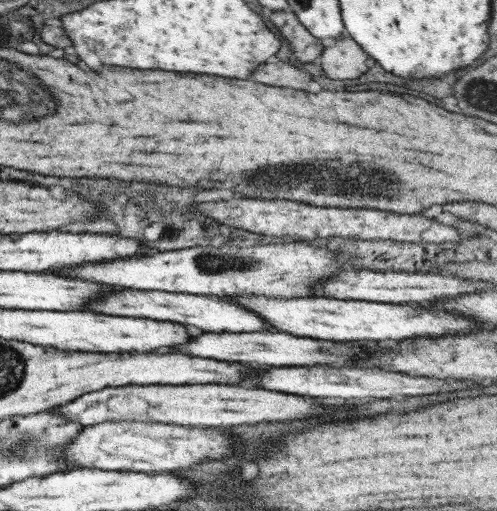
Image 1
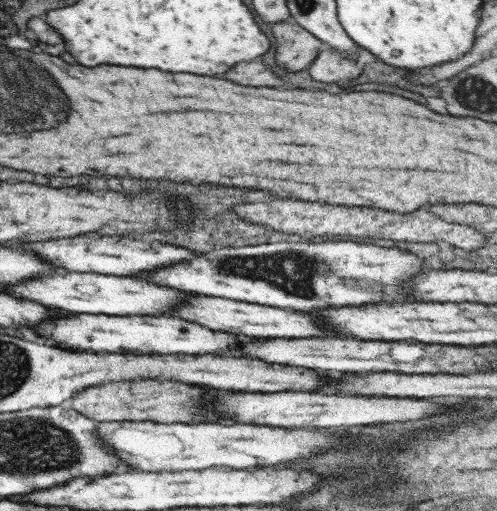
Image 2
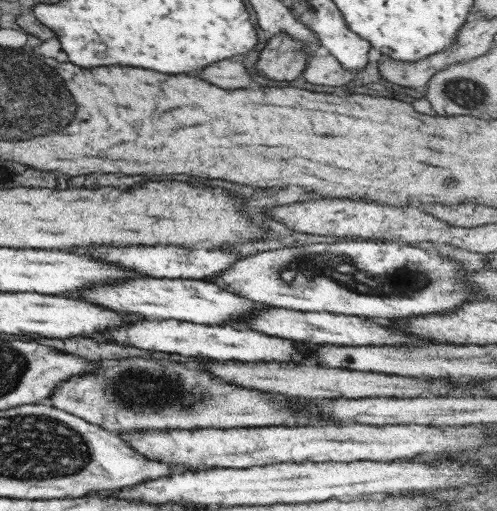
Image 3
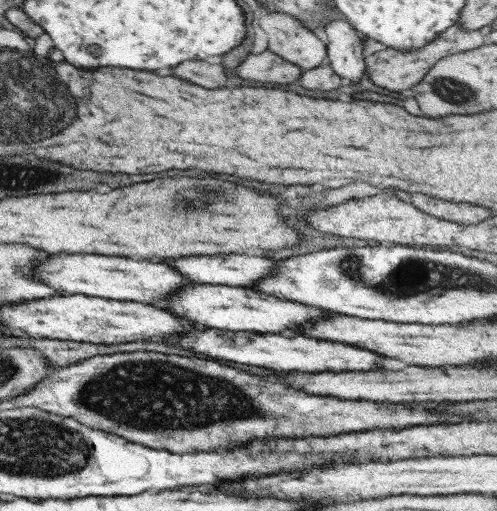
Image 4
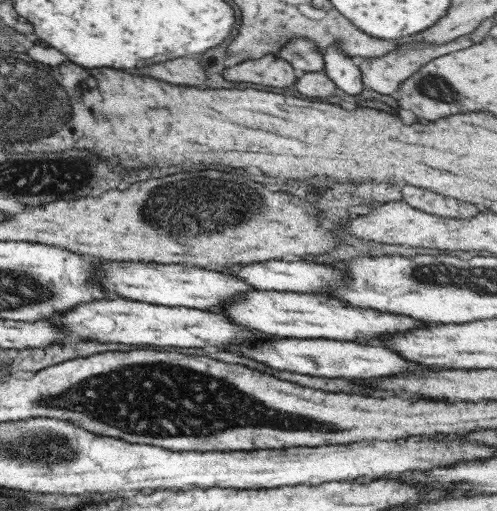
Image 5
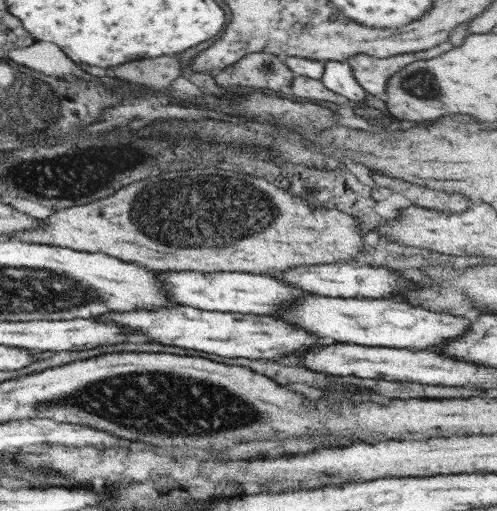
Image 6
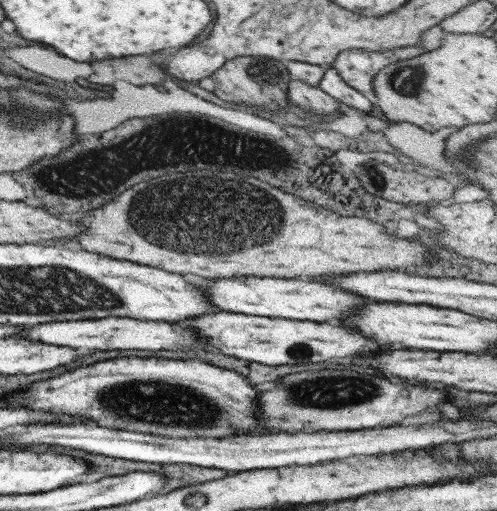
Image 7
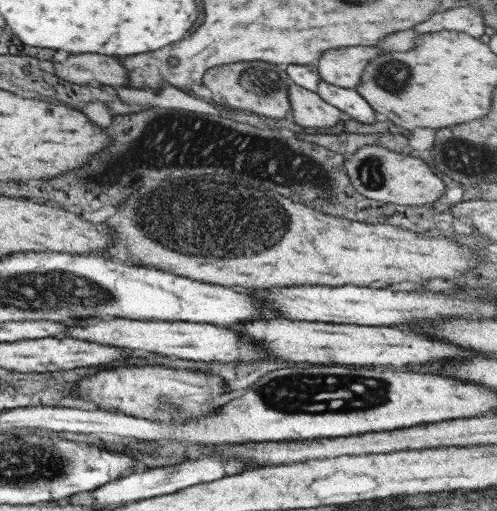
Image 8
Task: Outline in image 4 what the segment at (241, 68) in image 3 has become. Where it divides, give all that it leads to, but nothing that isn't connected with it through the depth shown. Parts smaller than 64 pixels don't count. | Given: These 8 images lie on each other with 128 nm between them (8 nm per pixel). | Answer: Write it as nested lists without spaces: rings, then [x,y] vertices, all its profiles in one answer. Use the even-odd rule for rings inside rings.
[[[182,62],[182,66],[176,66],[174,76],[190,80],[194,84],[200,84],[204,88],[222,88],[228,82],[226,70],[222,64],[216,62]]]

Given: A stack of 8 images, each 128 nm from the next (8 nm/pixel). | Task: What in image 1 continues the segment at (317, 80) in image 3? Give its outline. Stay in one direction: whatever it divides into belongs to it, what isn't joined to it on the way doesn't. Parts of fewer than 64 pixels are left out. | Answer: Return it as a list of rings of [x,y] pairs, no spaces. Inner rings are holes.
[[[348,34],[336,39],[334,46],[324,48],[316,64],[322,66],[324,74],[332,80],[360,78],[368,66],[367,55]]]

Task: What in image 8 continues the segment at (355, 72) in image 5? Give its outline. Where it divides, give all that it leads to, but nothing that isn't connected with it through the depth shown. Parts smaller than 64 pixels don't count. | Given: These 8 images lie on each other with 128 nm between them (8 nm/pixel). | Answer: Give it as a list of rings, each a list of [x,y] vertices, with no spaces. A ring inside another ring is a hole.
[[[320,79],[317,93],[328,103],[348,114],[346,118],[353,118],[362,124],[374,122],[374,110],[356,89],[345,89],[344,87],[328,84]]]

